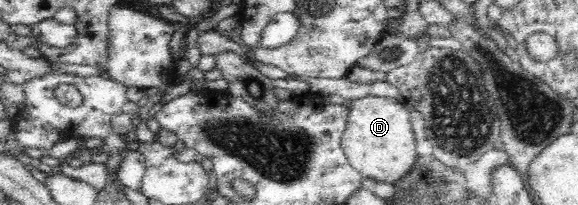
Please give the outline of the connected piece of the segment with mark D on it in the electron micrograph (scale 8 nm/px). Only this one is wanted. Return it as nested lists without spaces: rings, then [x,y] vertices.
[[[377,97],[353,100],[342,148],[351,167],[363,177],[395,188],[415,169],[417,157],[411,117],[397,101]]]

